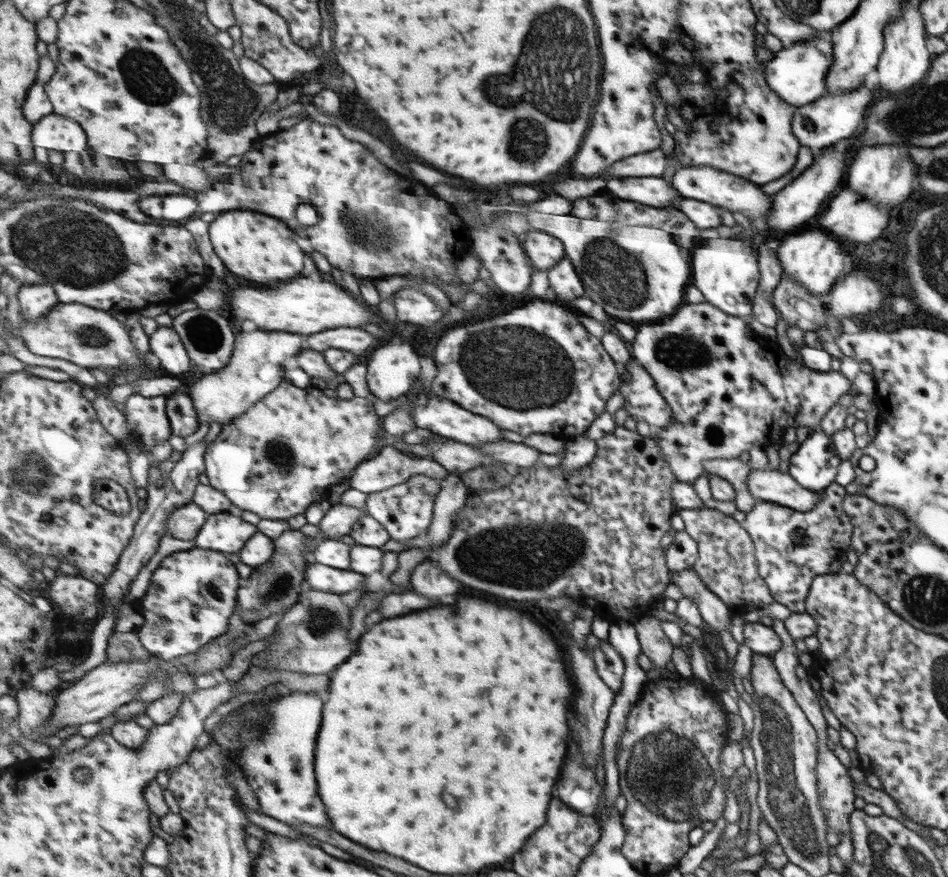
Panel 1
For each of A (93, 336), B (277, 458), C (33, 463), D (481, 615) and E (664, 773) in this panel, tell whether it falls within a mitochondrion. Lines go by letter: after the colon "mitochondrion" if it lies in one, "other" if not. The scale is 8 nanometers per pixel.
A: mitochondrion
B: mitochondrion
C: mitochondrion
D: other
E: mitochondrion

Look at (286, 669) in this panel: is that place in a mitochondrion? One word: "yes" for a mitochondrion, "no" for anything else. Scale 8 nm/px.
no

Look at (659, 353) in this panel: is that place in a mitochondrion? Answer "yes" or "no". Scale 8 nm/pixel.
yes

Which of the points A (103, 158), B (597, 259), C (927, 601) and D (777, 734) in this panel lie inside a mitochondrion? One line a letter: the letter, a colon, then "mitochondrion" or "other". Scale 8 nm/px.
A: other
B: mitochondrion
C: mitochondrion
D: mitochondrion

